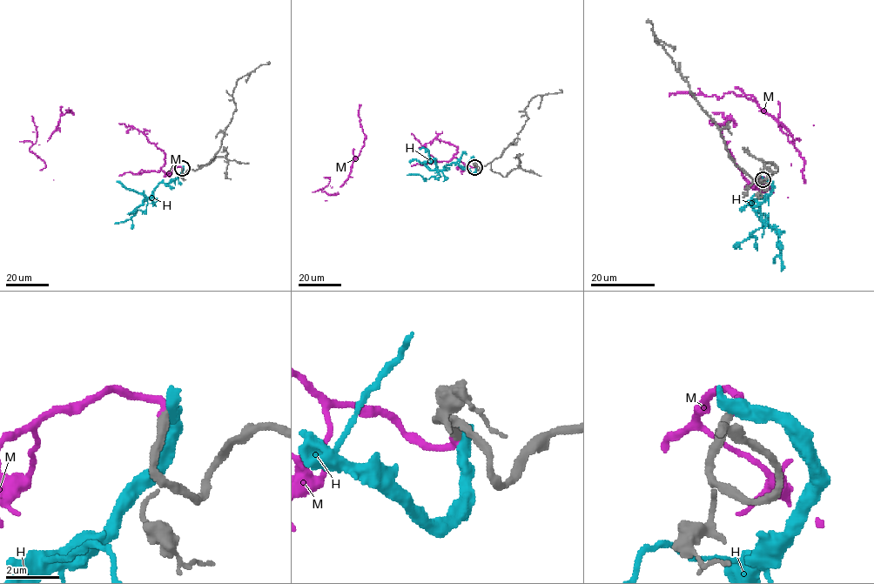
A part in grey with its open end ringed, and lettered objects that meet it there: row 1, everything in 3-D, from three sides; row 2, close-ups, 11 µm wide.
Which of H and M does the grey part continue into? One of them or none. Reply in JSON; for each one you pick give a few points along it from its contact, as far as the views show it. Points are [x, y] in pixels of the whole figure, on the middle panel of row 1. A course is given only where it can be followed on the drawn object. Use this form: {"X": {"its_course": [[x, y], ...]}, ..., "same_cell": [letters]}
{"M": {"its_course": [[474, 166], [434, 138], [422, 145], [412, 134], [366, 137], [343, 184], [321, 191], [338, 193], [332, 195]]}, "same_cell": ["M"]}

